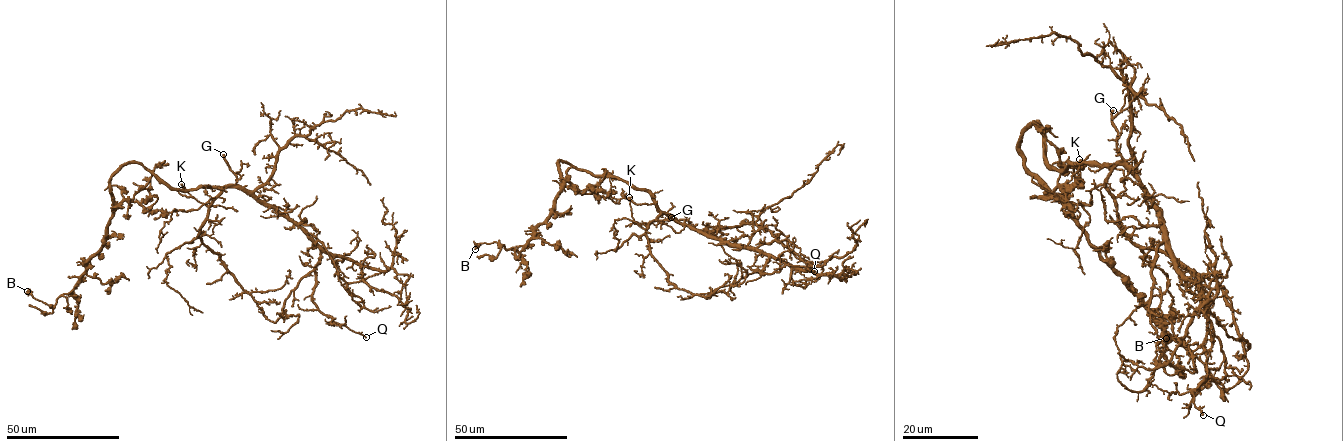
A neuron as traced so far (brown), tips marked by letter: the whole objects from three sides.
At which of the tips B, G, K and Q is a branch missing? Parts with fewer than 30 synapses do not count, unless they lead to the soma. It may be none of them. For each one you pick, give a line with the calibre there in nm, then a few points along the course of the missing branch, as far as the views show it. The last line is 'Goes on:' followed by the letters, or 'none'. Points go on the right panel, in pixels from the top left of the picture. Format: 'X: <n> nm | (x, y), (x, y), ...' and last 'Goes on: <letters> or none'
G: 420 nm | (1113, 110), (1117, 98), (1109, 87), (1109, 46), (1098, 39), (1114, 28), (1108, 10), (1096, 5)
Goes on: G

